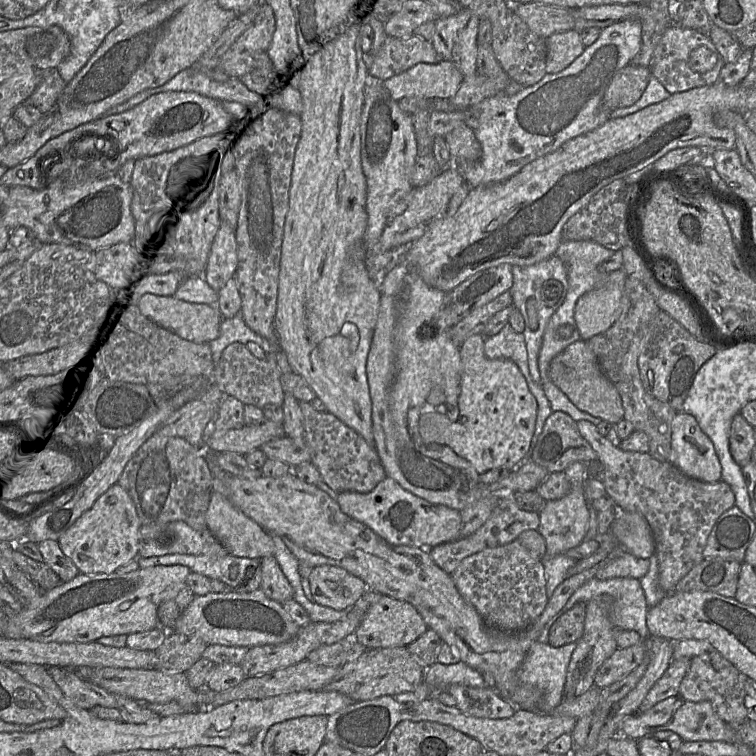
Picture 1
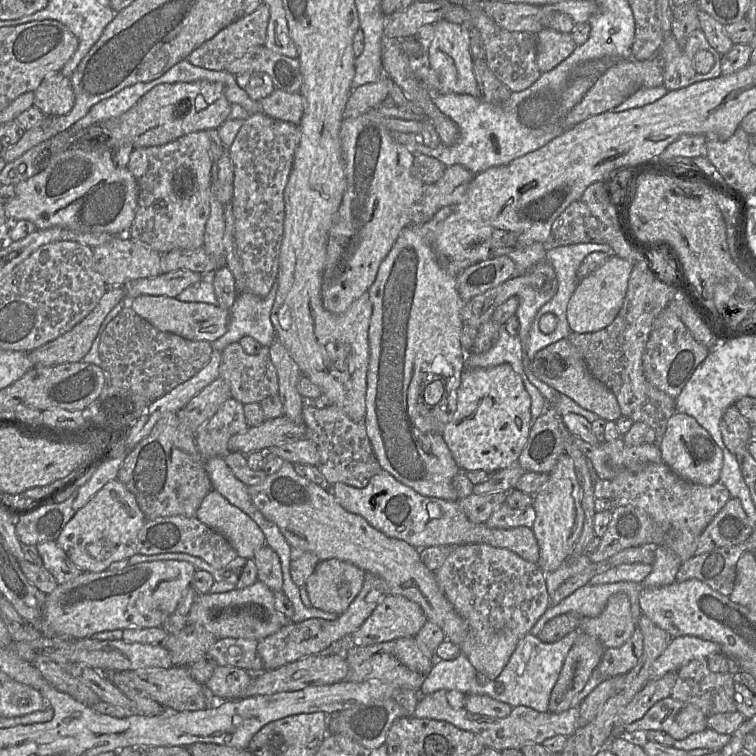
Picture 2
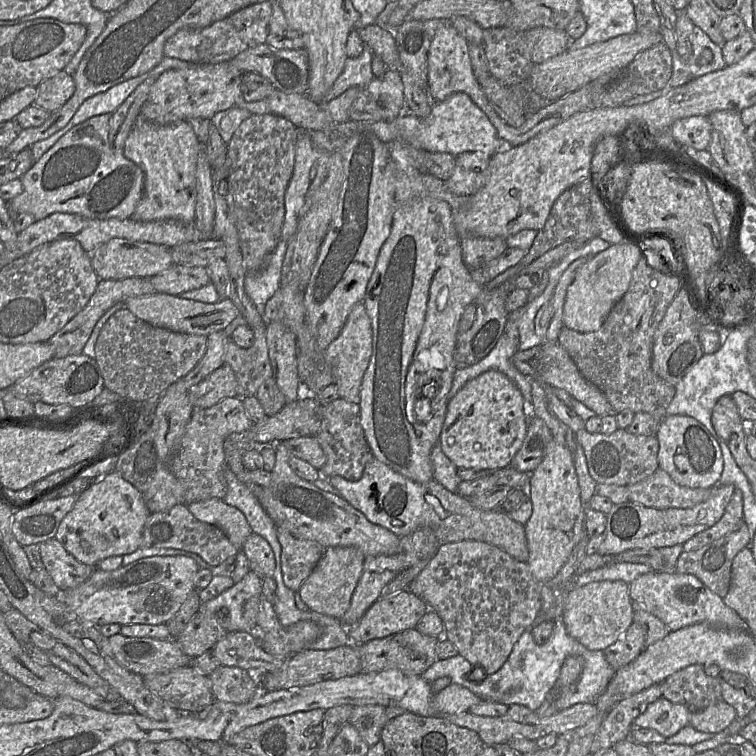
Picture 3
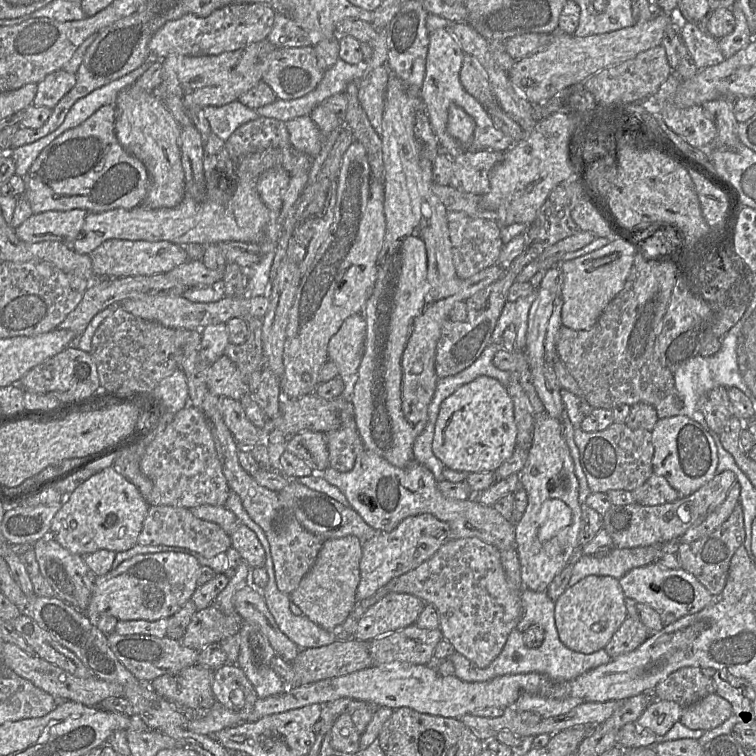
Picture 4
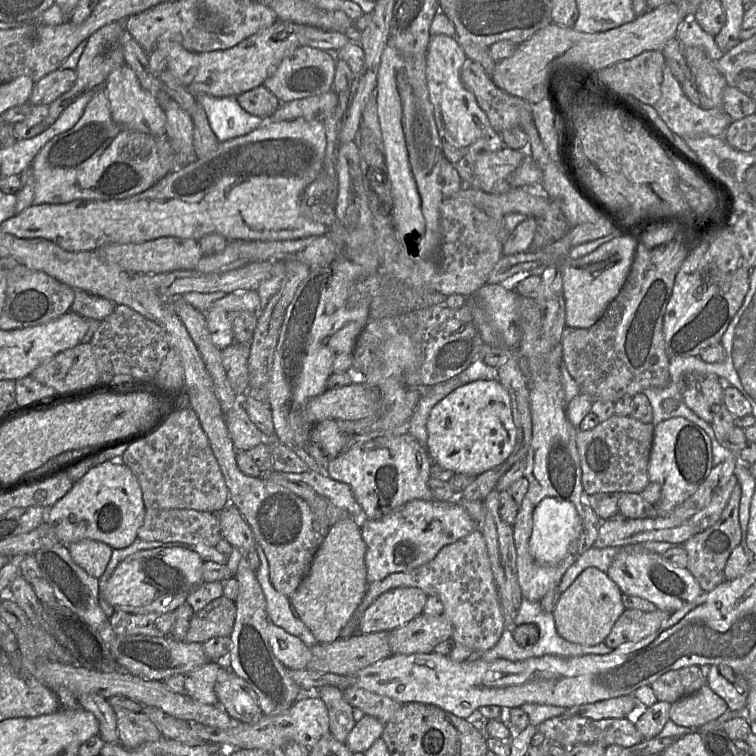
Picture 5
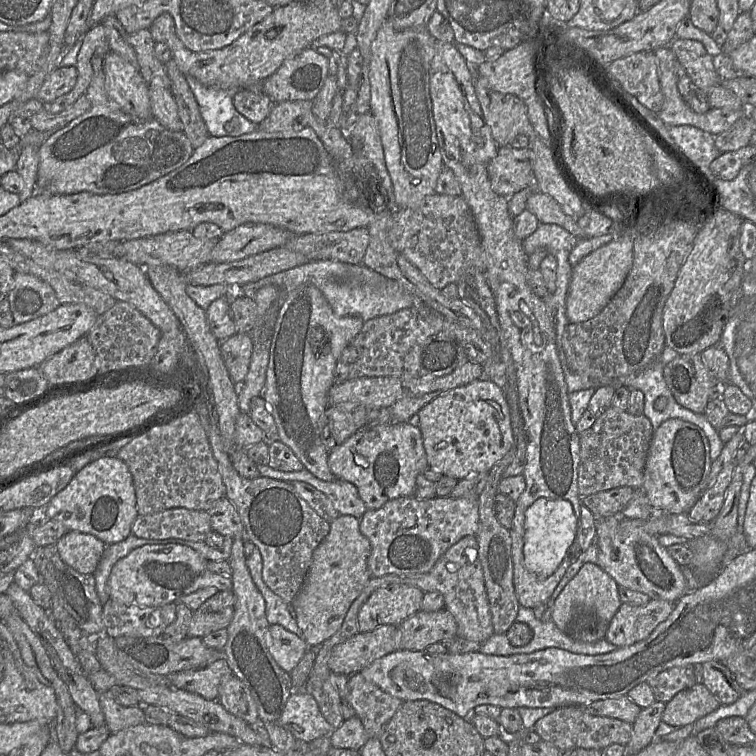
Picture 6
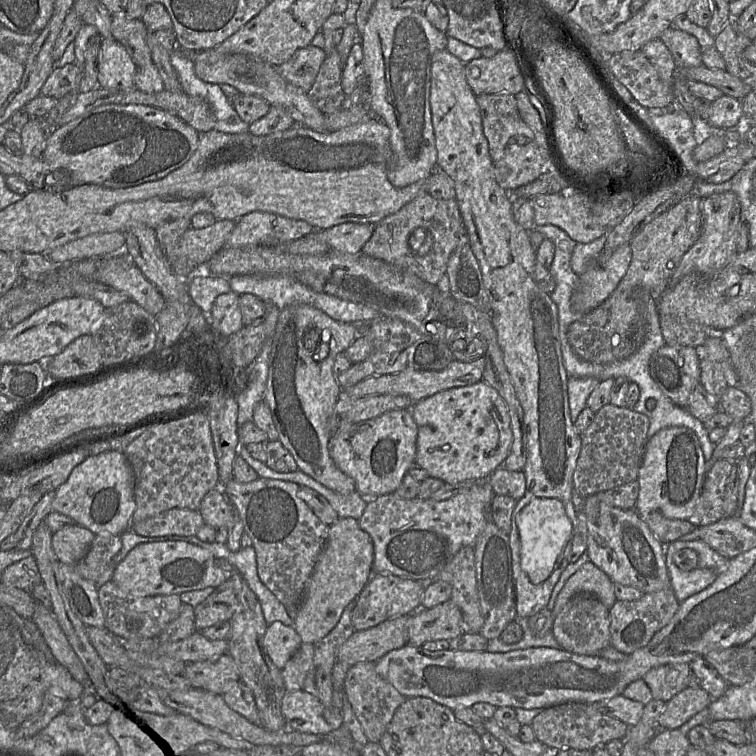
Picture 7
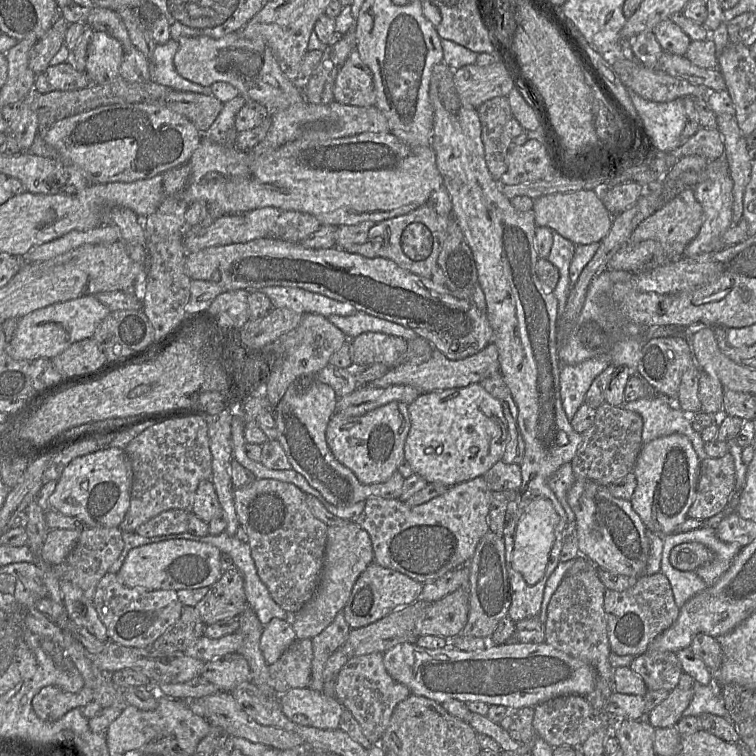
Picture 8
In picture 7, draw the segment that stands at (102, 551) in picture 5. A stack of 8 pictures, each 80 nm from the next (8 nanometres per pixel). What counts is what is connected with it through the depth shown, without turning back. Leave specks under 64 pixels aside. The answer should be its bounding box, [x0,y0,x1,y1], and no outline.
[52,525,95,567]

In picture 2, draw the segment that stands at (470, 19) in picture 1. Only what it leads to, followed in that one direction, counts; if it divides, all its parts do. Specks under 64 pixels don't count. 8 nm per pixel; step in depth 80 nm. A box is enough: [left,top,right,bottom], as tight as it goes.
[427,19,480,98]

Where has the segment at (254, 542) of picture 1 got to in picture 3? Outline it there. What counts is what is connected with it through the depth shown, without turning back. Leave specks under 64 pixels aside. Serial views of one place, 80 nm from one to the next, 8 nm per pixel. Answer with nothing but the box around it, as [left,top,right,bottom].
[187,498,253,550]

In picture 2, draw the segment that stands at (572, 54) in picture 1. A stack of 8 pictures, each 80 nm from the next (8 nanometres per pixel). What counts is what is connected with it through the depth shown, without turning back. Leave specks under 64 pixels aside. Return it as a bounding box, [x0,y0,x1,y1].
[536,28,577,73]

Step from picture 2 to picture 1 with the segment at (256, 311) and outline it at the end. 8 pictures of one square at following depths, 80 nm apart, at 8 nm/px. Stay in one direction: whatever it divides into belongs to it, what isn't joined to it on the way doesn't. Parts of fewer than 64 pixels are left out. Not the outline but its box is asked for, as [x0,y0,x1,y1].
[208,311,276,366]

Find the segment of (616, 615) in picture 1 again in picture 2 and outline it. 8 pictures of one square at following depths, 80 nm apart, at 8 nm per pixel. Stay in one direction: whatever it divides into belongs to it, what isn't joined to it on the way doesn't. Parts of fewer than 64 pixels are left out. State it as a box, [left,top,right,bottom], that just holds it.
[531,582,643,637]

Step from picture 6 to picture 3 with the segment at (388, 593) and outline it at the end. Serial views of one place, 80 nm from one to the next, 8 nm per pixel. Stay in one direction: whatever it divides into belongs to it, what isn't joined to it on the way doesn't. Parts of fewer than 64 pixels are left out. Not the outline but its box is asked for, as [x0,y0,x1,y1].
[349,591,428,644]

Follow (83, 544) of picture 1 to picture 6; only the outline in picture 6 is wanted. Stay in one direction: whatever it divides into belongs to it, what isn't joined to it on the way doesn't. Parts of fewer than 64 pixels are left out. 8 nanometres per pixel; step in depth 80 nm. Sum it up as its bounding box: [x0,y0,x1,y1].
[46,456,137,545]

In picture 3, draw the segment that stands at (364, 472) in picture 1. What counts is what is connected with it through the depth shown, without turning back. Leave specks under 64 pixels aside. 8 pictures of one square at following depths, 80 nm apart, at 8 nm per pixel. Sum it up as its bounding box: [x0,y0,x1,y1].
[315,399,375,481]

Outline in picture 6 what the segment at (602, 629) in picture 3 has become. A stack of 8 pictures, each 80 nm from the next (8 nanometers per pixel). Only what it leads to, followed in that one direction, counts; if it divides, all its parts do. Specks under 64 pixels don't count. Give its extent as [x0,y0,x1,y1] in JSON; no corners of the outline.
[552,564,622,633]

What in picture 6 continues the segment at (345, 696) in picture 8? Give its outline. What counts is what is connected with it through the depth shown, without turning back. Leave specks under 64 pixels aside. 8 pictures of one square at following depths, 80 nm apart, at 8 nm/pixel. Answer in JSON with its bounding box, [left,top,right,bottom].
[348,672,403,738]

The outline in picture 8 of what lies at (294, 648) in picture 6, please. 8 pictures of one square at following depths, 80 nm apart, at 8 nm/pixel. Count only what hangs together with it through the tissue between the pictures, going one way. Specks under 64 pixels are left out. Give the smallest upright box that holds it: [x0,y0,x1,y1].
[260,619,296,665]

